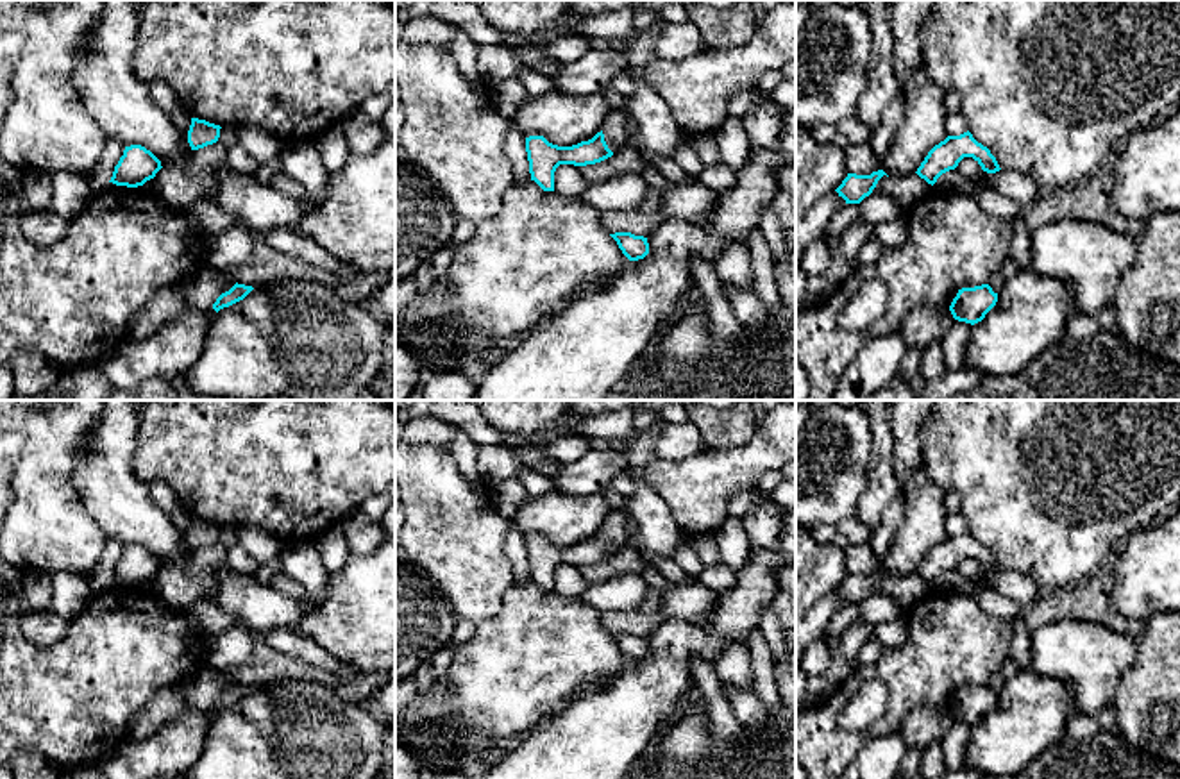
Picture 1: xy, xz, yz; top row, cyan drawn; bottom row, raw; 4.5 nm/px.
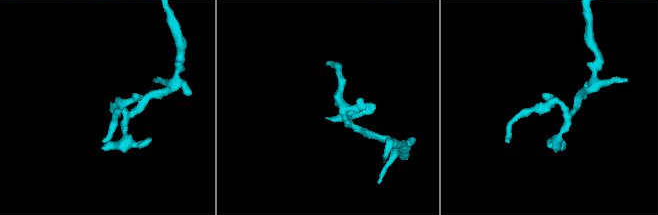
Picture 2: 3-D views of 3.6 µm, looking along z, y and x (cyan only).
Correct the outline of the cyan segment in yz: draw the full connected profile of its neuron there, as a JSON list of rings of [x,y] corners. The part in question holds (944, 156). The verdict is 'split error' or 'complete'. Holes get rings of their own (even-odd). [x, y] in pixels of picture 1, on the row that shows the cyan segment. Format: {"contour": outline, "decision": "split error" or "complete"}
{"contour": [[[967,130],[960,136],[948,136],[935,145],[915,173],[933,186],[942,173],[955,170],[964,157],[973,157],[987,173],[1001,170],[990,150]]], "decision": "complete"}

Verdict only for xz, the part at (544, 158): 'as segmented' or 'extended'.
as segmented

